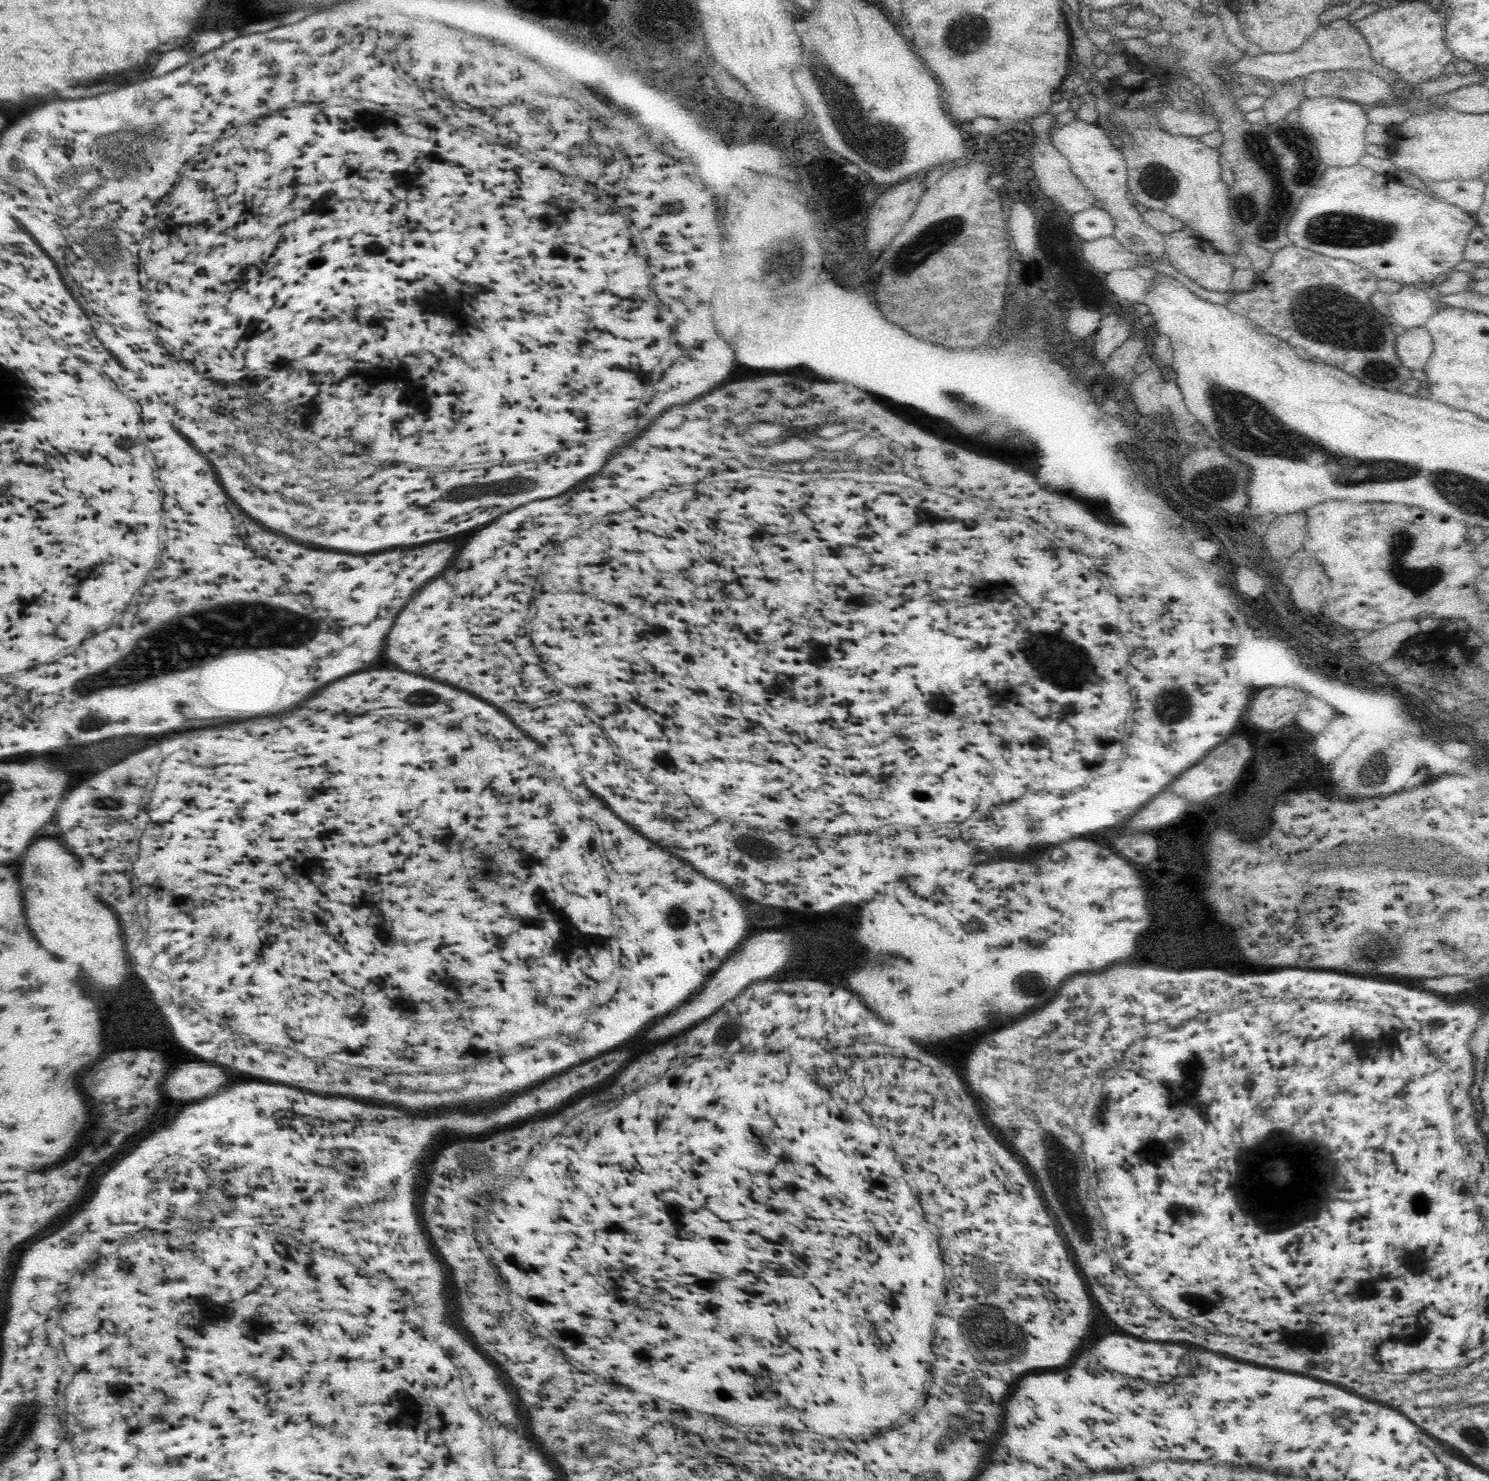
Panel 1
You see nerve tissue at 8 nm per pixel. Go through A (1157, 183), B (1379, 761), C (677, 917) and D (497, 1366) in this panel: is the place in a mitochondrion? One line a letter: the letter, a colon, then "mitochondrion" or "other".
A: mitochondrion
B: mitochondrion
C: mitochondrion
D: other

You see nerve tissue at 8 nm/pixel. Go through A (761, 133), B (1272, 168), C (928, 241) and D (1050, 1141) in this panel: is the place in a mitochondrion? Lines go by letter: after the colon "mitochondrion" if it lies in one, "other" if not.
A: other
B: other
C: mitochondrion
D: mitochondrion

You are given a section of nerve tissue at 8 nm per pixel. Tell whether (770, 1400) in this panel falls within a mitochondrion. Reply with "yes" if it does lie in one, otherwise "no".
no

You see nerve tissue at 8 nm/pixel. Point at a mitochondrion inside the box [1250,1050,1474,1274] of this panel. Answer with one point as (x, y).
(1419, 1204)

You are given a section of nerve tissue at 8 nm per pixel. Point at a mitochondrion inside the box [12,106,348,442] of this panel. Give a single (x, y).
(130, 156)

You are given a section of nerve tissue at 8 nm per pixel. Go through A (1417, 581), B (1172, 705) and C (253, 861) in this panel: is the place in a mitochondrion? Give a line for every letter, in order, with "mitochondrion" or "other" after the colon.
A: mitochondrion
B: mitochondrion
C: other

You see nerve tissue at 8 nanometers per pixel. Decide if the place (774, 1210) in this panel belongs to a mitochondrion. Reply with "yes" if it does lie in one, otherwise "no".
no

